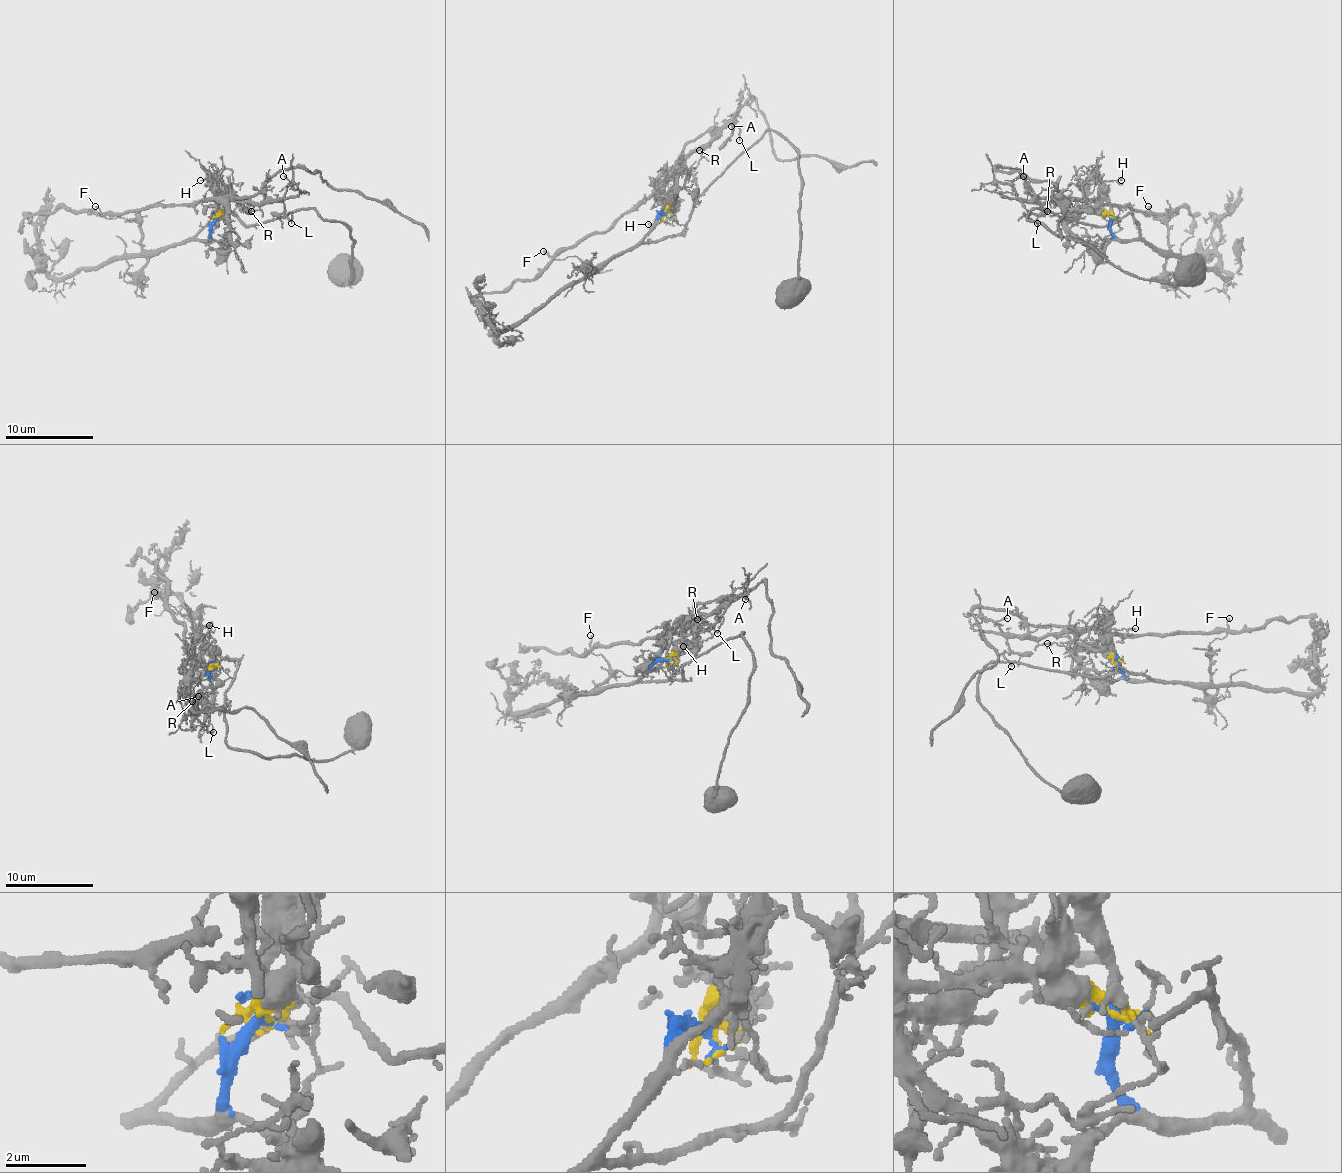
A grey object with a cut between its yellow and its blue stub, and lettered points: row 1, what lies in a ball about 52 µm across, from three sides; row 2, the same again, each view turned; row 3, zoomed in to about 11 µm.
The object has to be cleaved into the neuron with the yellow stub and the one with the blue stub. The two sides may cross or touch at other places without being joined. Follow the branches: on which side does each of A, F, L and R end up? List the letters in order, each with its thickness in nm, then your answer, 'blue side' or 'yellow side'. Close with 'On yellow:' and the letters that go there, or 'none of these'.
A: calibre 90 nm; yellow side
F: calibre 140 nm; blue side
L: calibre 110 nm; yellow side
R: calibre 110 nm; yellow side
On yellow: A, L, R

